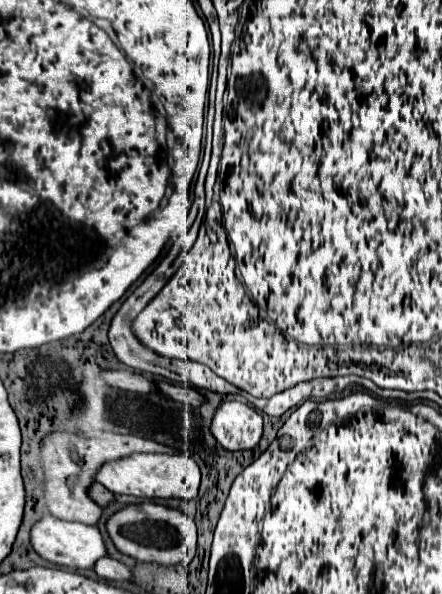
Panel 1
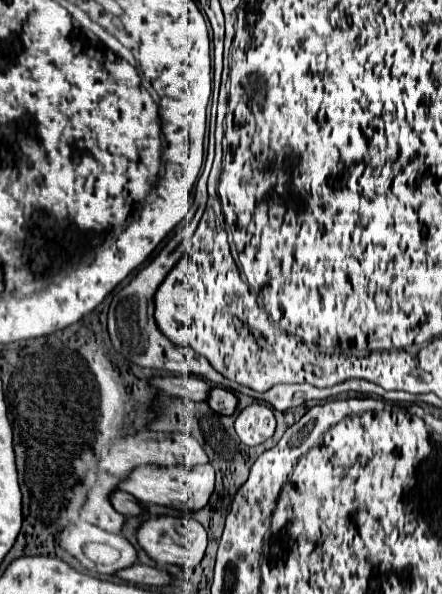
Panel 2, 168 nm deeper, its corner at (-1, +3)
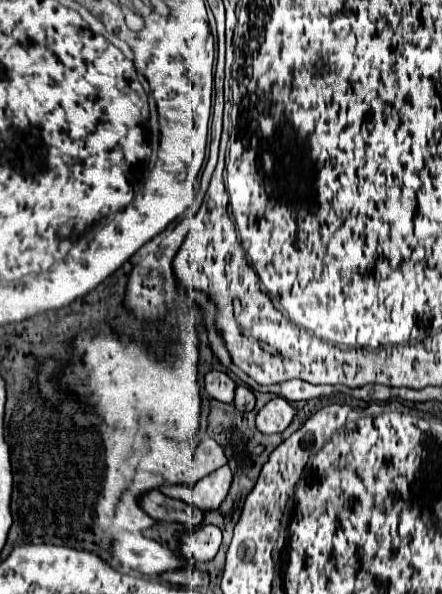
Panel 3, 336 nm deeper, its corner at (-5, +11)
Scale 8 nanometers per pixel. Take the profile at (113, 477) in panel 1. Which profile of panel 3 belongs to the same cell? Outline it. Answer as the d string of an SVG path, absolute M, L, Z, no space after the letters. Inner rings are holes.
M225 465L225 467L217 469L215 473L211 473L209 477L201 479L193 489L181 487L181 485L171 485L171 487L163 487L161 491L169 497L183 499L203 511L215 511L225 501L231 481L233 481L233 473L231 473L229 465Z

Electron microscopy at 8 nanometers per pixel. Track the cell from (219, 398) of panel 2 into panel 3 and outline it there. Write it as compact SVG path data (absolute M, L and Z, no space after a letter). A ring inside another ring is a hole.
M239 385L237 391L235 391L235 403L233 403L239 411L253 411L255 407L255 395L249 387L245 385Z

